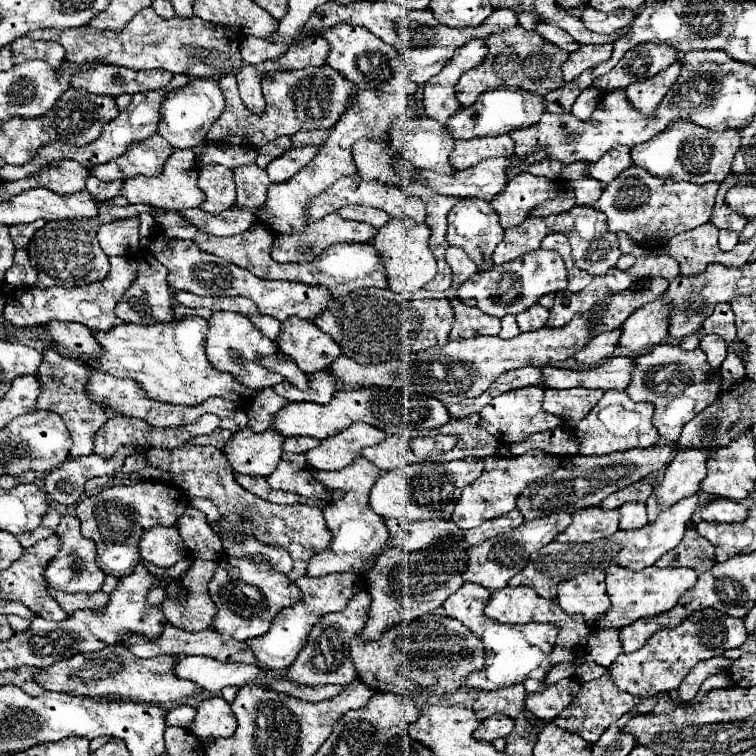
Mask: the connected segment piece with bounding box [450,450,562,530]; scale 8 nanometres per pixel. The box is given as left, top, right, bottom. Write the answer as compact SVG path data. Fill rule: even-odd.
M528 450L526 454L512 458L512 460L502 458L502 466L484 470L476 482L468 484L462 490L462 496L456 502L456 508L454 508L454 514L450 520L462 530L470 530L470 528L480 526L484 520L502 516L502 514L514 510L518 496L526 490L528 484L540 482L546 476L552 476L558 468L562 468L562 458L554 456L554 454L546 454L542 450Z

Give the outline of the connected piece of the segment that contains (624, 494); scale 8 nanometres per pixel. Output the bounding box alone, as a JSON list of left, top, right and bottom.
[600,480,652,510]

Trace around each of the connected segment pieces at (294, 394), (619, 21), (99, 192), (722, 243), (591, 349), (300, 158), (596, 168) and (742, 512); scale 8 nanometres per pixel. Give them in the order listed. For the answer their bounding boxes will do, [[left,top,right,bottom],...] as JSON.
[[274,372,338,404],[582,4,634,34],[86,176,124,202],[718,230,738,252],[574,330,620,366],[266,144,320,184],[588,148,634,184],[702,500,746,522]]

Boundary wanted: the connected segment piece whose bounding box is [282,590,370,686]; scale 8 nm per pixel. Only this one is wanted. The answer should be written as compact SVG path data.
M360 590L342 612L326 614L318 620L318 624L310 632L310 640L306 648L298 654L298 658L292 662L292 666L282 674L282 680L296 682L300 686L324 686L324 684L340 684L346 686L352 680L356 680L356 668L350 660L348 640L360 632L366 626L370 610L370 594L366 590Z

